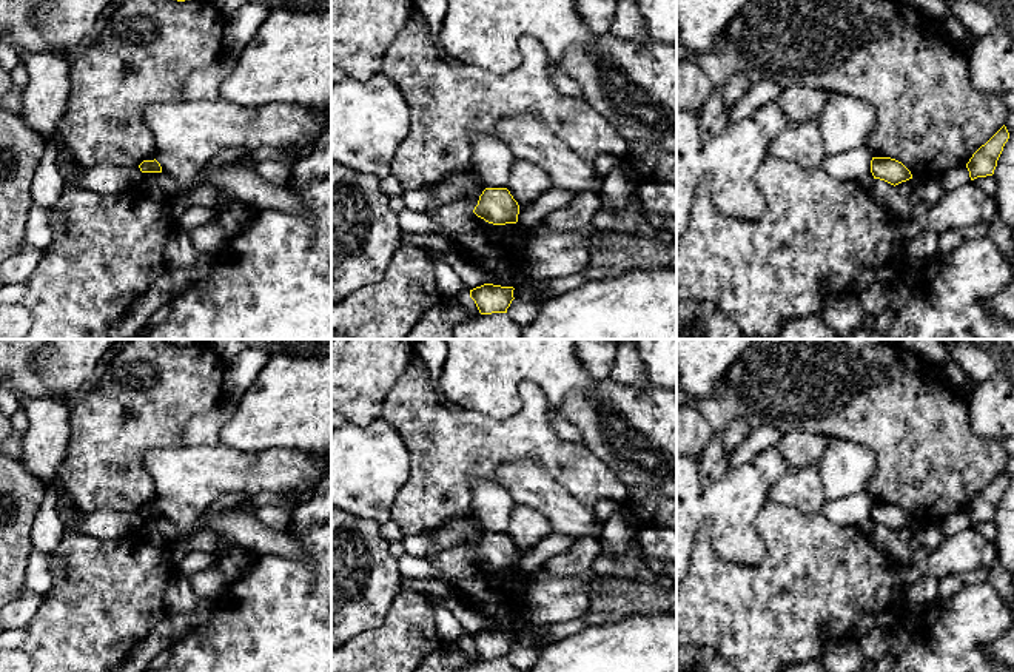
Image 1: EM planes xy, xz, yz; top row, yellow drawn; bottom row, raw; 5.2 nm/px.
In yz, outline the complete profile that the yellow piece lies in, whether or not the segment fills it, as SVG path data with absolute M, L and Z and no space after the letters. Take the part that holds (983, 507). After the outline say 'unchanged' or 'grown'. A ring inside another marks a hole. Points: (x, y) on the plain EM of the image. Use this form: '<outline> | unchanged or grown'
M1003 470L985 490L982 490L966 509L971 526L977 522L992 521L997 506L1003 496L1009 478Z | unchanged

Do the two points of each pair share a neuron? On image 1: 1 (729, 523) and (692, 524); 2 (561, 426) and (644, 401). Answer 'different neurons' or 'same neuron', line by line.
1: same neuron
2: different neurons

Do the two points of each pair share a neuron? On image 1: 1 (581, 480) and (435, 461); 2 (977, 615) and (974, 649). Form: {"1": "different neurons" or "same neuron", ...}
{"1": "same neuron", "2": "same neuron"}

